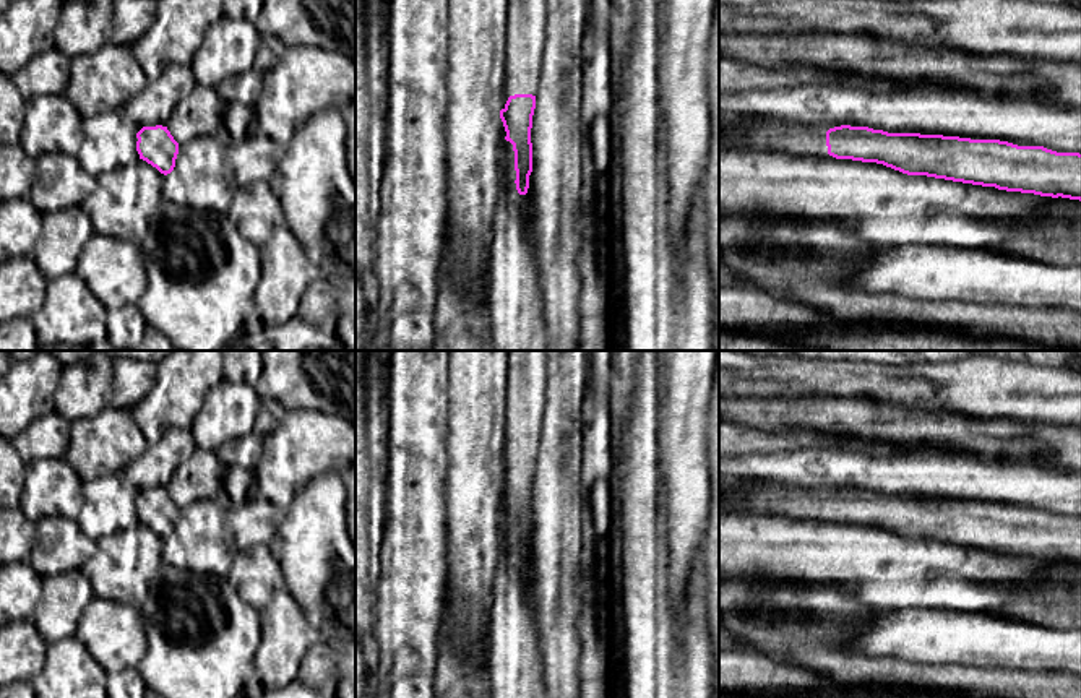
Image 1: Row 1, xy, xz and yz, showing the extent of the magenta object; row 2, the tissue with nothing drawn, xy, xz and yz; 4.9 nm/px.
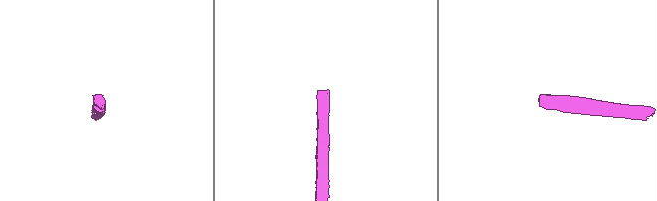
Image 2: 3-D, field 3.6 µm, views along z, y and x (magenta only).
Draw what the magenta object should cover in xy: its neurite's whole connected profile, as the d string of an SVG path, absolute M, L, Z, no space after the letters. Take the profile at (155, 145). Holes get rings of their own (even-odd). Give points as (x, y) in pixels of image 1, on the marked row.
M143 127L136 133L136 138L136 151L140 159L146 161L164 175L174 170L179 154L179 143L174 140L167 127Z

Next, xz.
M515 94L510 96L505 107L500 110L506 136L505 140L513 144L516 190L526 195L529 188L529 175L532 172L532 143L531 128L536 109L536 96Z

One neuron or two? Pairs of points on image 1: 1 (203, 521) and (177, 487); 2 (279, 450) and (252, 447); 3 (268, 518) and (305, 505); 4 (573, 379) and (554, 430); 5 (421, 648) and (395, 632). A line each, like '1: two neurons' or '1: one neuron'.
1: two neurons
2: two neurons
3: two neurons
4: one neuron
5: one neuron

